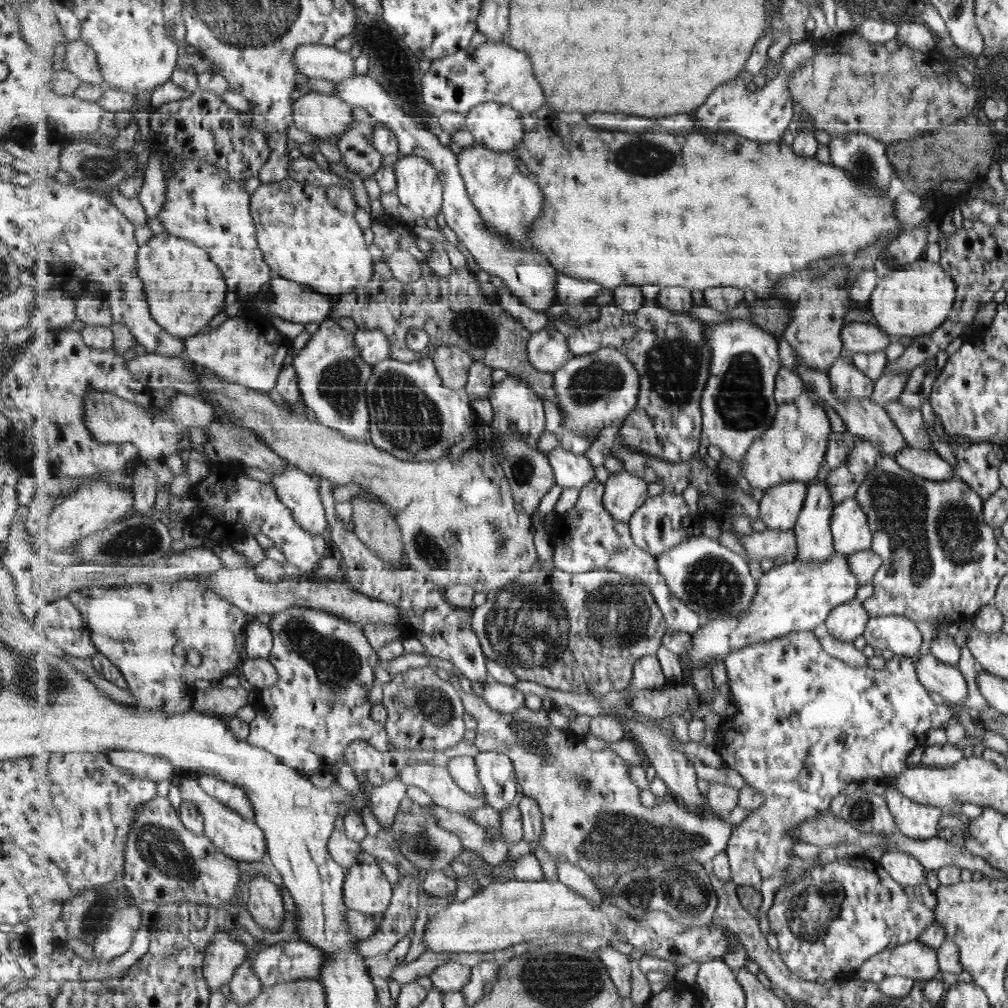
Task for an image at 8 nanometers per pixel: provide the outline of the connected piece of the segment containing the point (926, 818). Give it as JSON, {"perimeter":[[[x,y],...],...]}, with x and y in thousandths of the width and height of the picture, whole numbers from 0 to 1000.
{"perimeter":[[[881,778],[876,788],[882,806],[886,808],[893,826],[906,833],[918,833],[928,830],[928,821],[932,813],[932,802],[909,798],[902,794],[888,780]]]}

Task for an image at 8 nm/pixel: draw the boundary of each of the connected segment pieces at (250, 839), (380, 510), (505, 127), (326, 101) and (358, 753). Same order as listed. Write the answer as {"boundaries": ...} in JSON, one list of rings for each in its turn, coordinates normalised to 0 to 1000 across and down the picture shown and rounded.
{"boundaries":[[[[180,770],[174,775],[174,778],[179,785],[181,796],[188,797],[189,795],[191,799],[197,801],[197,807],[203,812],[202,827],[211,834],[211,837],[214,837],[216,842],[223,846],[223,849],[239,855],[257,855],[263,849],[263,845],[266,845],[264,827],[253,813],[241,812],[233,804],[219,798],[215,792],[207,790],[207,787],[197,779],[197,774],[189,774]]],[[[362,493],[348,497],[350,527],[364,544],[388,560],[389,563],[404,560],[399,524],[382,502]]],[[[481,101],[461,114],[461,127],[468,132],[472,143],[509,153],[522,132],[518,114],[508,105]]],[[[306,91],[290,103],[294,127],[318,138],[337,135],[353,120],[350,107],[333,93]]],[[[354,734],[345,741],[342,752],[356,777],[375,781],[393,773],[398,763],[404,761],[406,746],[392,743],[384,748],[376,746],[364,734]]]]}

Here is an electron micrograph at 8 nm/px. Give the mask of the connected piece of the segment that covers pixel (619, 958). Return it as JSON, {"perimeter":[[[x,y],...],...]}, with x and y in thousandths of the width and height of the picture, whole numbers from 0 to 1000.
{"perimeter":[[[606,938],[600,938],[597,942],[592,942],[592,946],[602,958],[615,987],[624,990],[626,982],[628,982],[628,974],[626,974],[628,962],[626,962],[624,947],[613,944]]]}

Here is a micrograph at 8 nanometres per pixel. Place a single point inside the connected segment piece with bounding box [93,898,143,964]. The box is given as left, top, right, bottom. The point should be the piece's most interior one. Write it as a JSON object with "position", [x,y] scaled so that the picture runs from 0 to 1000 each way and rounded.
{"position":[115,932]}

